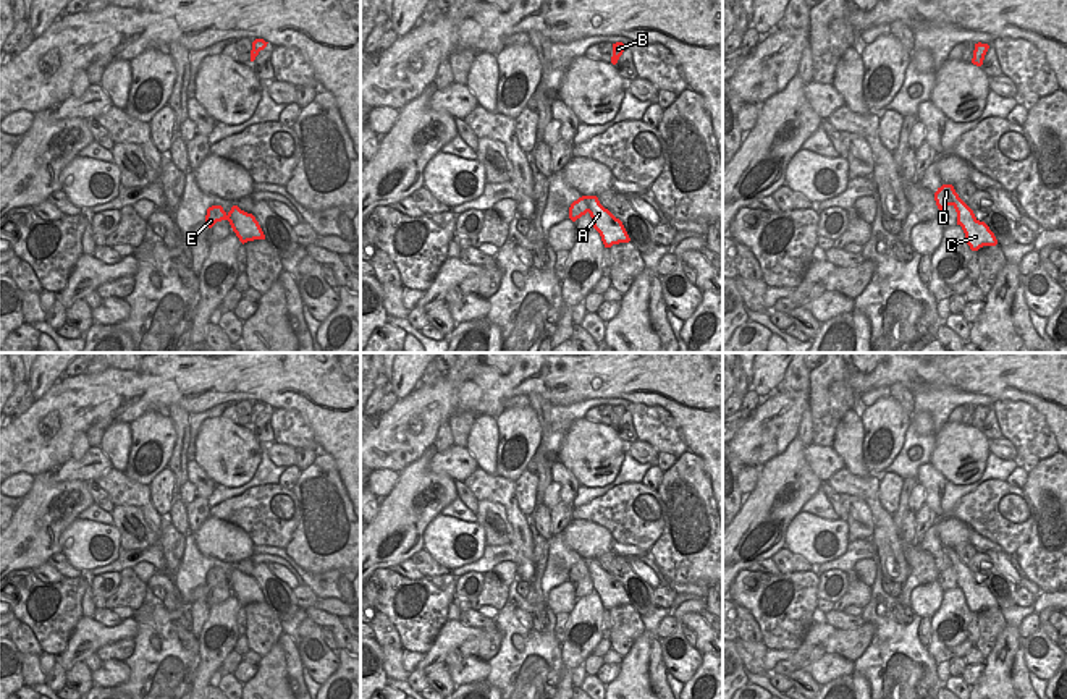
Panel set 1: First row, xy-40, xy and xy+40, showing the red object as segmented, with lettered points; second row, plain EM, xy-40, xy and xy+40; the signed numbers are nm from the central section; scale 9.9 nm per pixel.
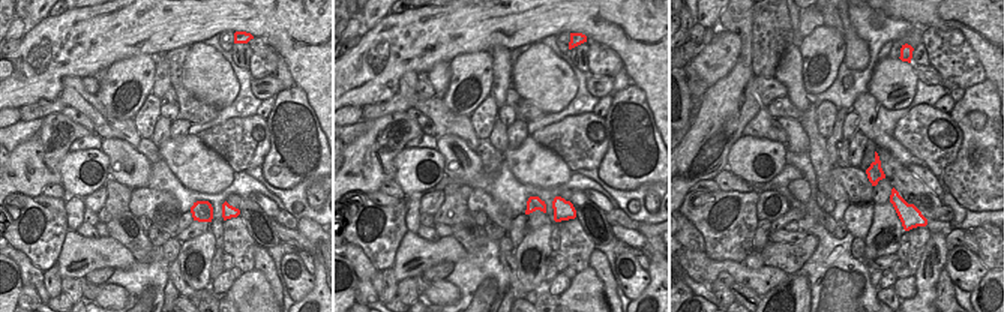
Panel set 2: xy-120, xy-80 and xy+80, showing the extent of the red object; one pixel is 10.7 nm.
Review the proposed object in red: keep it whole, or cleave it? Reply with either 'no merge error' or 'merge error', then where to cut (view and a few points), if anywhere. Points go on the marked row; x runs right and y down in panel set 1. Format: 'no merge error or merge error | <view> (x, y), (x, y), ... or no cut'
merge error | xy (595, 196), (587, 201), (589, 212)

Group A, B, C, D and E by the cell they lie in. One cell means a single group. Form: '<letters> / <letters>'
A B C / D E

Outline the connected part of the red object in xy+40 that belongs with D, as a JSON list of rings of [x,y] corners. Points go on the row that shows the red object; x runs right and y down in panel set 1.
[[[943,184],[934,193],[934,201],[939,210],[943,210],[947,205],[952,205],[952,201],[957,199],[959,194],[955,193],[952,184]]]

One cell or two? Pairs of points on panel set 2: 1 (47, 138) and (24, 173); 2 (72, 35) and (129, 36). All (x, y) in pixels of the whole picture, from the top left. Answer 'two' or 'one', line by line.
1: one
2: one

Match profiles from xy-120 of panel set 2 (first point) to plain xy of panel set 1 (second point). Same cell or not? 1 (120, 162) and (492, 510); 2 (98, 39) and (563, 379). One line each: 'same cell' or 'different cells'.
1: same cell
2: same cell

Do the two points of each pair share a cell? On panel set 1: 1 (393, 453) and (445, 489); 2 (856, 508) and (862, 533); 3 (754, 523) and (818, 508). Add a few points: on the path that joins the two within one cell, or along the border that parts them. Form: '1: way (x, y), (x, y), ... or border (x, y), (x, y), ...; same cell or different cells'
1: border (432, 445), (398, 473); different cells
2: way (857, 515), (860, 526); same cell
3: border (820, 487), (801, 510); different cells

